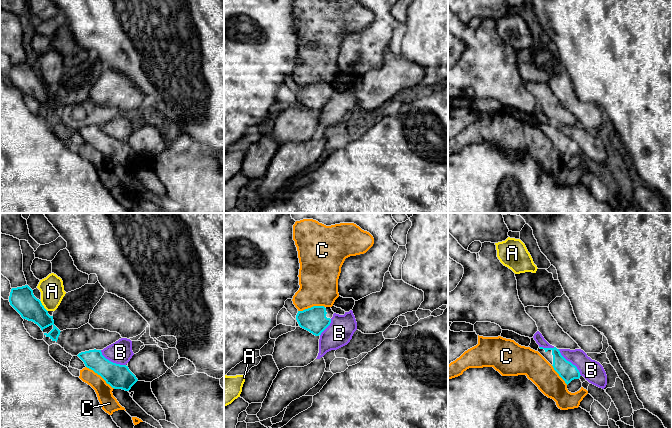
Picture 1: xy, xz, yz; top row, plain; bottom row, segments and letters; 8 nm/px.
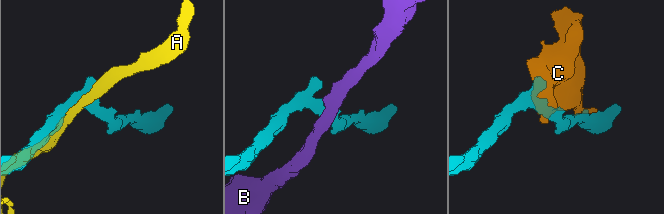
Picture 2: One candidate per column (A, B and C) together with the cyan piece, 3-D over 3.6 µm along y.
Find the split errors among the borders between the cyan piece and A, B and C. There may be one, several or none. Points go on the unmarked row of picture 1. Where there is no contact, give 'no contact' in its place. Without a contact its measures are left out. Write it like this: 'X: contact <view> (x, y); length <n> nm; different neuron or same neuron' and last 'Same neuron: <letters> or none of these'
A: contact xy (43, 82); length 120 nm; different neuron
B: contact yz (570, 138); length 280 nm; different neuron
C: contact xy (100, 151); length 300 nm; different neuron
Same neuron: none of these

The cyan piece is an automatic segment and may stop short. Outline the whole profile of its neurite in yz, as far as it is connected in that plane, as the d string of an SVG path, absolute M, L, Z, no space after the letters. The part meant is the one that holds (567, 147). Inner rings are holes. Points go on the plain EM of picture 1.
M543 124L545 128L548 126L552 127L553 131L553 144L559 150L559 152L565 157L568 161L572 156L580 154L580 148L575 141L567 137L560 129L559 125L554 124Z

